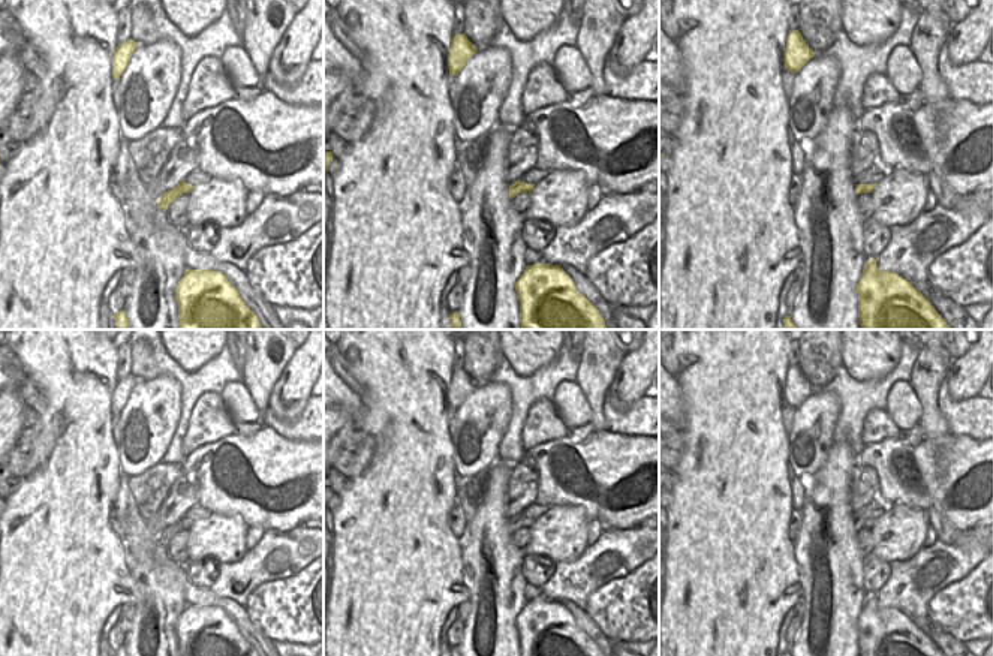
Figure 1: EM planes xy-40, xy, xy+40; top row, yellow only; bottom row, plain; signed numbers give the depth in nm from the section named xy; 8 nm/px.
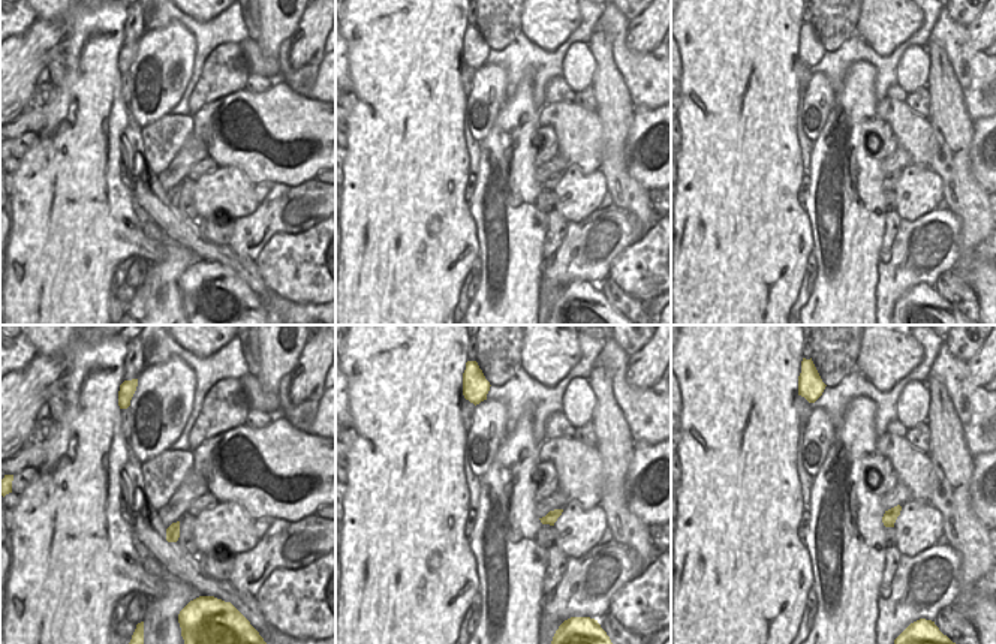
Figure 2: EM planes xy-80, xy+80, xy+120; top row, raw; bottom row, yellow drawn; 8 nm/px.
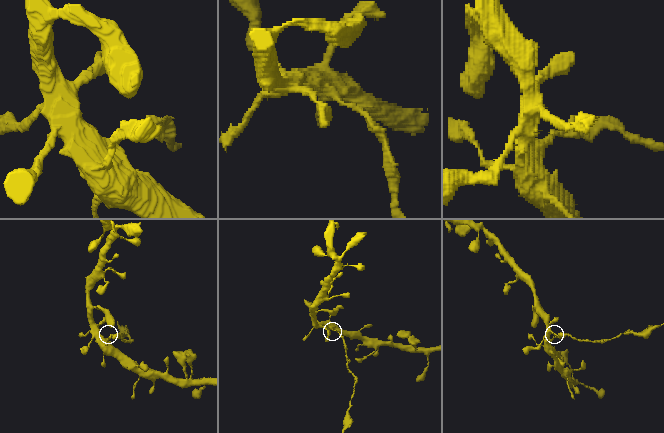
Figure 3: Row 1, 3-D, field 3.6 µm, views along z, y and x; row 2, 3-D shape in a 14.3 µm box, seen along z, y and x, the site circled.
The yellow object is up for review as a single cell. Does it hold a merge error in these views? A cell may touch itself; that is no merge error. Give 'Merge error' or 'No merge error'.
Merge error

